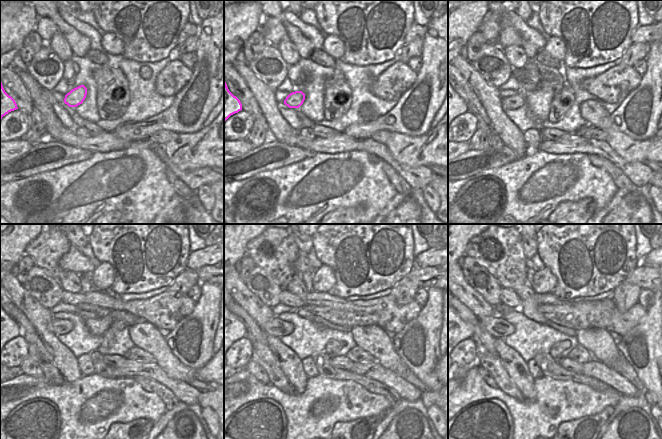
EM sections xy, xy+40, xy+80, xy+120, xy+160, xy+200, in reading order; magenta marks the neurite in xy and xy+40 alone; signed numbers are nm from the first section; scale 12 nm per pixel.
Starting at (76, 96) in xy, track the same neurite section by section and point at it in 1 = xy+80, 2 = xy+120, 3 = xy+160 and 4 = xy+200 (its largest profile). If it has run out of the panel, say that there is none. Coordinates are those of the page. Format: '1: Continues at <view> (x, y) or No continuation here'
1: Continues at xy+80 (513, 102)
2: Continues at xy+120 (58, 327)
3: Continues at xy+160 (276, 327)
4: Continues at xy+200 (496, 325)

